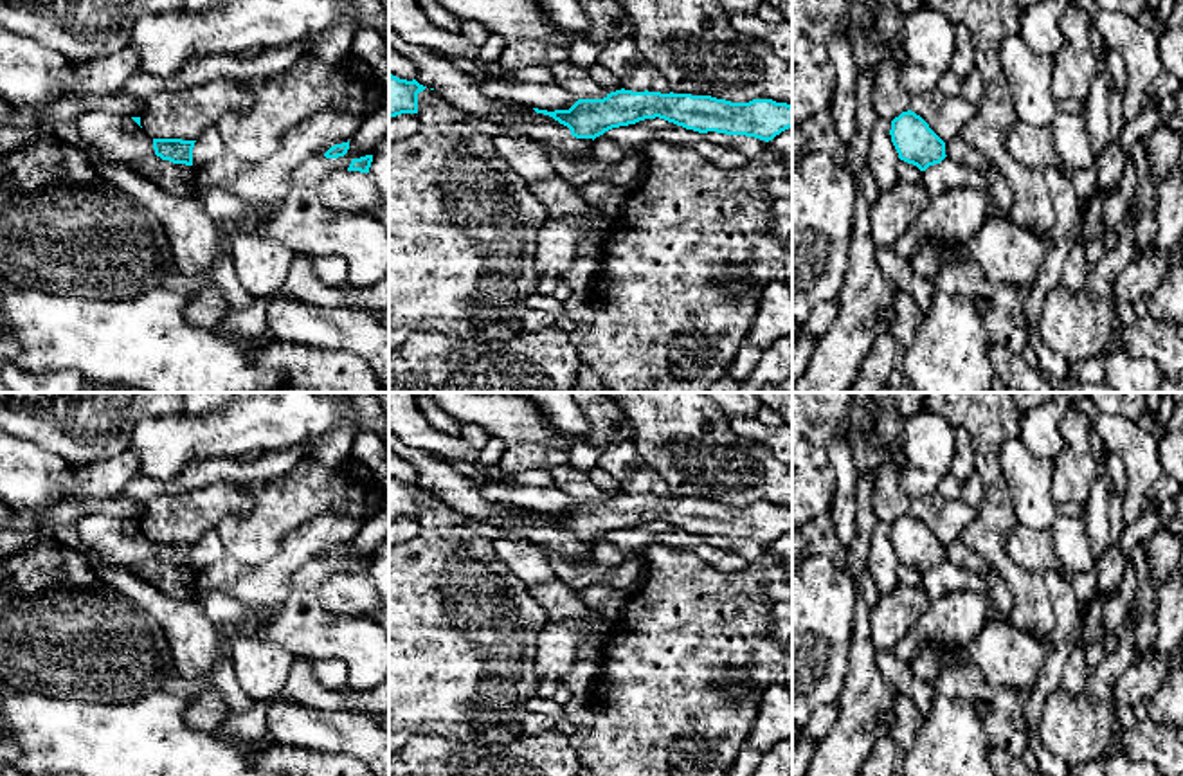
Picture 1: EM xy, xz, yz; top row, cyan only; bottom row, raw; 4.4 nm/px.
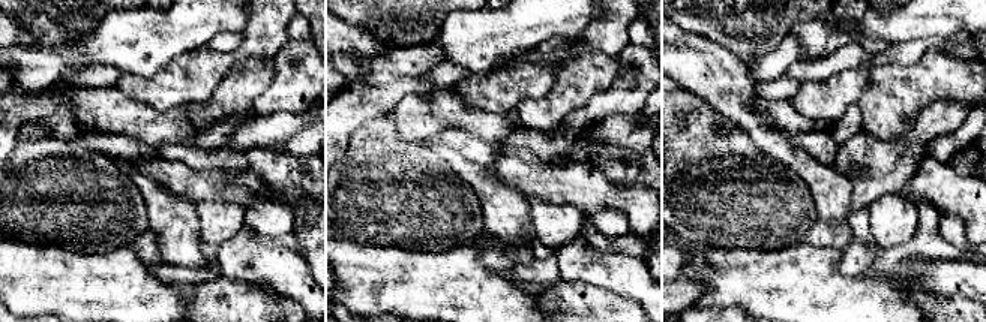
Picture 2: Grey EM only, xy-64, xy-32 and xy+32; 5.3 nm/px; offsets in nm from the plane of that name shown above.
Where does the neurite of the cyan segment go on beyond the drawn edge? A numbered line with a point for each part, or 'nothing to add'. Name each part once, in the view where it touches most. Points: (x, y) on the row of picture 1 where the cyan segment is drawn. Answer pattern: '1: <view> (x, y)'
nothing to add

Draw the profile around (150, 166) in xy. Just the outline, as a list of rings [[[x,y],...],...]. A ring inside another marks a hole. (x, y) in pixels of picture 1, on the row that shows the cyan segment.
[[[157,155],[131,157],[130,164],[169,194],[184,196],[194,191],[194,166],[173,164]]]

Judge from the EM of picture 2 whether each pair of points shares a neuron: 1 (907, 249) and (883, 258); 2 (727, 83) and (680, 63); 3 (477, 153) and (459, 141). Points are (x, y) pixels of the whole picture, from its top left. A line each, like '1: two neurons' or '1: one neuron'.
1: one neuron
2: one neuron
3: one neuron

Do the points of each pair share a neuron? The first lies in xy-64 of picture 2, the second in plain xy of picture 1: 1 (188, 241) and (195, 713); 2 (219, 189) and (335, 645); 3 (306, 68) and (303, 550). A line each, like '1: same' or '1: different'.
1: different
2: same
3: same

